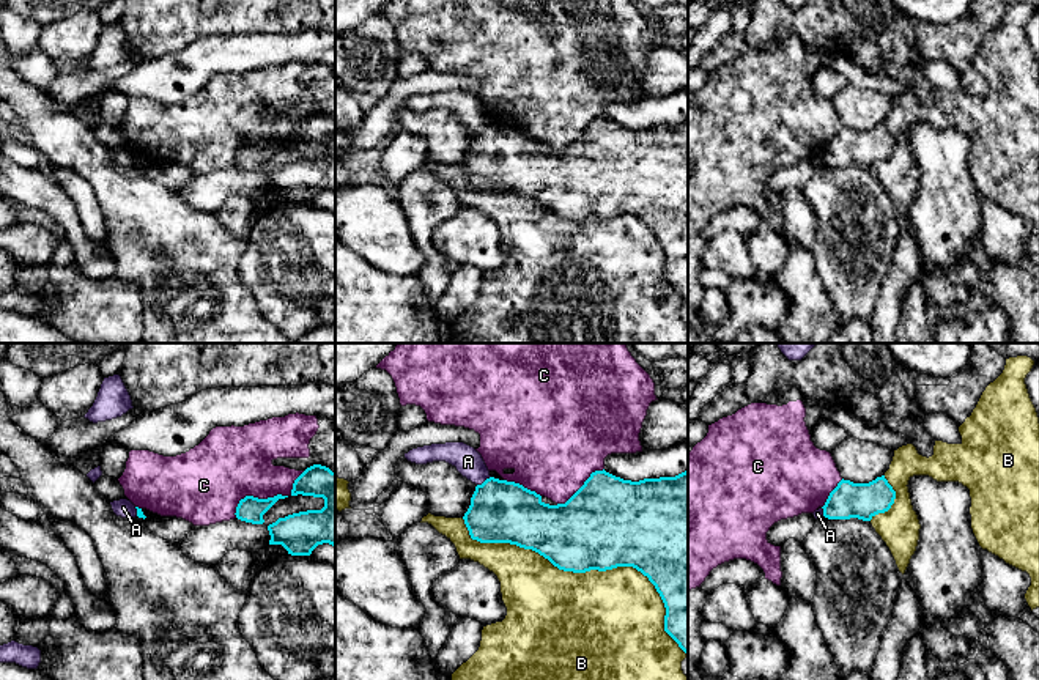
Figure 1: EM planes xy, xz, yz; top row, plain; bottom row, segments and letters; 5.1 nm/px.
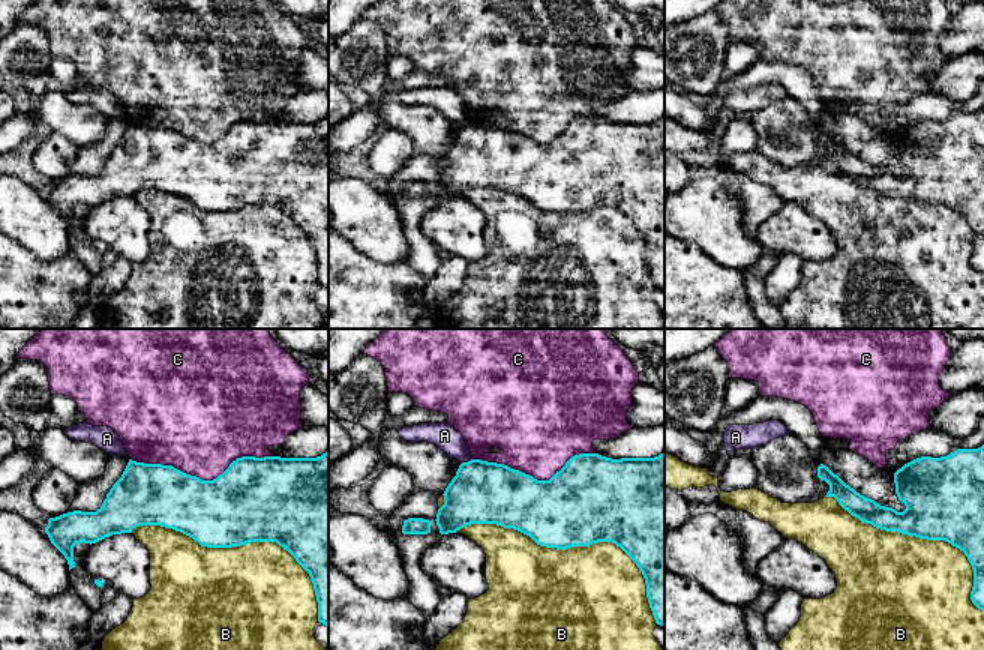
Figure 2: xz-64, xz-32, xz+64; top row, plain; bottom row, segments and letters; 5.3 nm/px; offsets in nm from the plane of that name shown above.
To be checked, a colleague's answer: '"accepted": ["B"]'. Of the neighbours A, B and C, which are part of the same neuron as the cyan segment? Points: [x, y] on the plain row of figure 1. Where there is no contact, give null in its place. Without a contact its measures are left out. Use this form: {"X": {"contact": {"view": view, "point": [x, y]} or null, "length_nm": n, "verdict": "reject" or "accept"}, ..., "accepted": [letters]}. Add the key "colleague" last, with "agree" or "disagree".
{"A": {"contact": {"view": "xz", "point": [485, 128]}, "length_nm": 90, "verdict": "reject"}, "B": {"contact": {"view": "xz", "point": [589, 218]}, "length_nm": 1350, "verdict": "reject"}, "C": {"contact": {"view": "xy", "point": [257, 145]}, "length_nm": 300, "verdict": "reject"}, "accepted": [], "colleague": "disagree"}

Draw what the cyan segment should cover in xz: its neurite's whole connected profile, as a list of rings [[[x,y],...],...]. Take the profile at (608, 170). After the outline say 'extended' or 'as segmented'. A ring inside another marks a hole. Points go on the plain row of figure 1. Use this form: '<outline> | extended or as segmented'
[[[595,118],[584,132],[565,150],[549,153],[535,139],[520,131],[486,126],[475,134],[471,153],[463,164],[472,187],[480,190],[510,190],[532,197],[564,219],[606,219],[633,214],[655,233],[664,255],[664,279],[688,304],[688,118],[675,124],[623,128],[609,120]]] | as segmented

